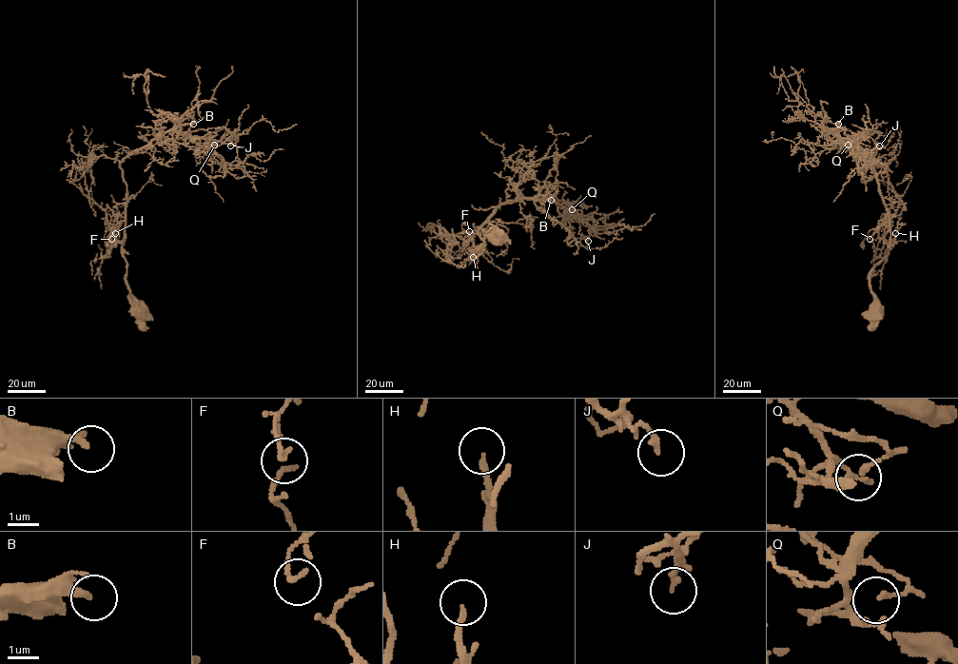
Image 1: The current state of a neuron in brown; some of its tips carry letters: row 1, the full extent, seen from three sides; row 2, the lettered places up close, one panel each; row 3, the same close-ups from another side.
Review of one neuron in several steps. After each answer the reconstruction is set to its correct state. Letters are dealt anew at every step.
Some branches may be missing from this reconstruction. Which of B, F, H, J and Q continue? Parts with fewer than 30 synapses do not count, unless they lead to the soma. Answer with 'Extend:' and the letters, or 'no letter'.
Extend: B, H

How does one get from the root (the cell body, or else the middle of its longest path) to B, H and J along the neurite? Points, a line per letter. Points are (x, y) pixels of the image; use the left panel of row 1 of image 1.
B: (140, 313), (139, 302), (126, 280), (127, 262), (122, 252), (126, 182), (120, 164), (174, 126), (193, 124)
H: (140, 313), (139, 302), (131, 293), (126, 280), (127, 262), (122, 252), (122, 242), (116, 239), (115, 233)
J: (140, 313), (122, 252), (126, 182), (120, 164), (171, 130), (223, 142), (233, 137), (230, 146)

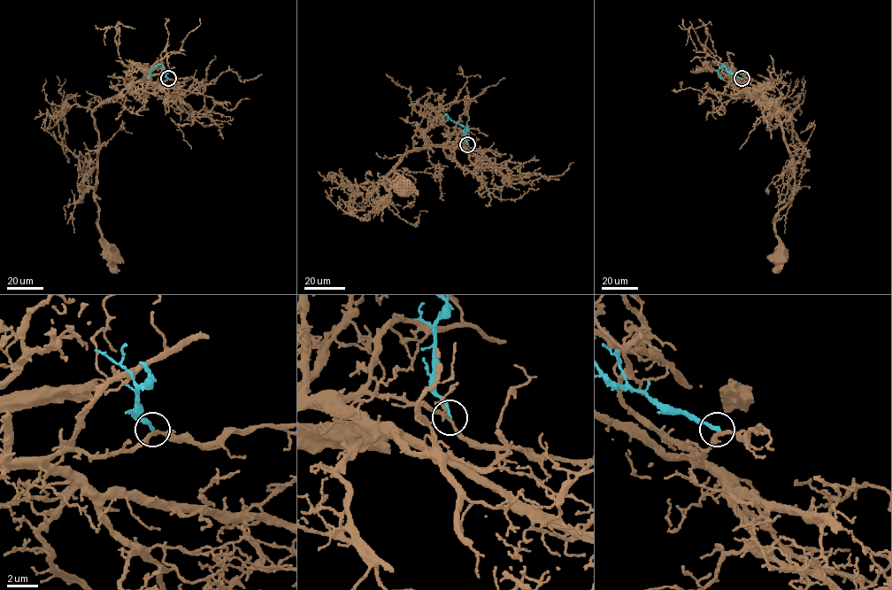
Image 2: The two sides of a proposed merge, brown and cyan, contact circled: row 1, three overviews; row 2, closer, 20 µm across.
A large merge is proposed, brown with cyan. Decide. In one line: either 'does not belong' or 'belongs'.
does not belong

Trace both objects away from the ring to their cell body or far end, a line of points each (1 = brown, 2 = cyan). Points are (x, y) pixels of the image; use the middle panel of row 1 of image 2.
1: (468, 144), (411, 150), (384, 177), (385, 202), (389, 182), (403, 189)
2: (468, 144), (467, 129), (449, 117), (445, 121)

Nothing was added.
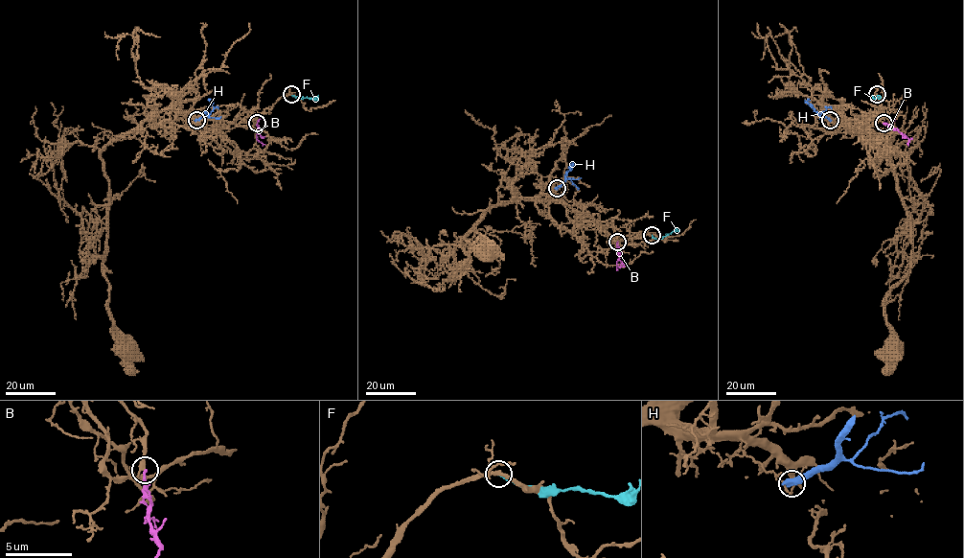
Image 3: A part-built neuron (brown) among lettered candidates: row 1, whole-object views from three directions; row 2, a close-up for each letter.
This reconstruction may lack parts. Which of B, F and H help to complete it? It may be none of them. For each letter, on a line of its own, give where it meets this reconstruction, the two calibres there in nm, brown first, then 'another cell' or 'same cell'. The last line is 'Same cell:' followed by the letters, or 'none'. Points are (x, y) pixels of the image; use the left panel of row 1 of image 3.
B: (257, 123) | 280/240 nm | same cell
F: (291, 94) | 200/200 nm | another cell
H: (196, 120) | 130/550 nm | another cell
Same cell: B

